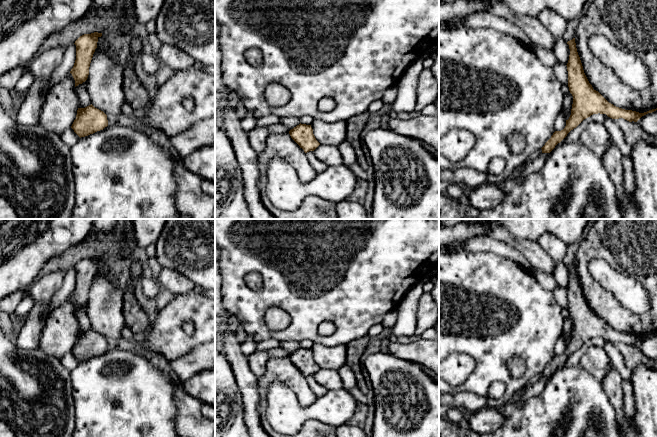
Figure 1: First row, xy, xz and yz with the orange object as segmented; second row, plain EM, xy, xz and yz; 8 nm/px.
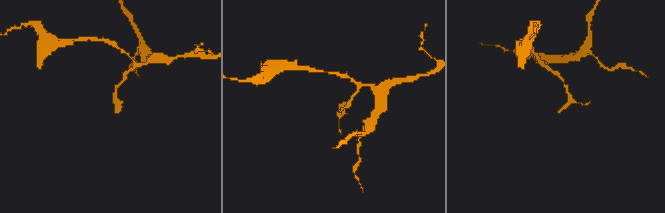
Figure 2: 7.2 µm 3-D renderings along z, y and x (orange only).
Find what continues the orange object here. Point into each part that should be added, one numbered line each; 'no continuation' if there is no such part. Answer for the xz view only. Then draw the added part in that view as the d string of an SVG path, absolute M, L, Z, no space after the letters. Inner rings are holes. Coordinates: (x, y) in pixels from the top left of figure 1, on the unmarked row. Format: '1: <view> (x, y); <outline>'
no continuation

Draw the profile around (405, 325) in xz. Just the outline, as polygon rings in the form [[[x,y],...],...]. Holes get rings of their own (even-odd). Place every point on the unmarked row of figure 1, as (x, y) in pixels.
[[[423,281],[414,284],[404,295],[397,307],[397,320],[391,328],[391,338],[414,336],[416,334],[417,307],[423,294]]]

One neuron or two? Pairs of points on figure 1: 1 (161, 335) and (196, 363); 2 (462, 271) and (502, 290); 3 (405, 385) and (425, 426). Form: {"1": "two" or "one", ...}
{"1": "two", "2": "one", "3": "one"}

